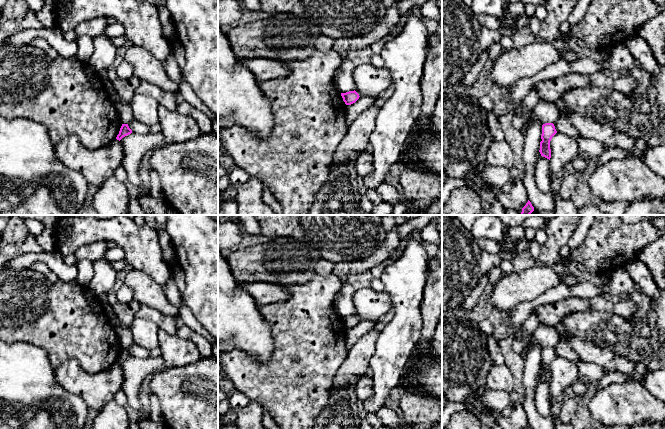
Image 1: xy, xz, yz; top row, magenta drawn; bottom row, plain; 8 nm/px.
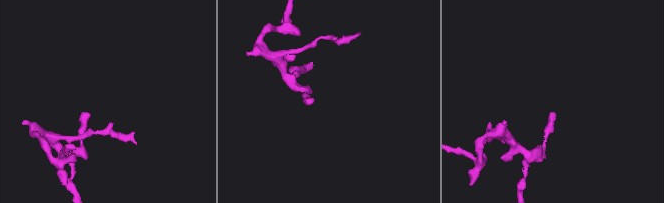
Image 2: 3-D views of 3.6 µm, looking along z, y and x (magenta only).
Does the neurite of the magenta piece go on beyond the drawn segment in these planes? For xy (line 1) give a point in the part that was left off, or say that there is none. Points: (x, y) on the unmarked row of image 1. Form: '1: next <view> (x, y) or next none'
1: next none

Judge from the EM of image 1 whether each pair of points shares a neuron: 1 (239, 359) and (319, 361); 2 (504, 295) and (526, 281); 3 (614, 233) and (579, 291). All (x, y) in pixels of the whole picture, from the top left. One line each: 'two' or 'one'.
1: one
2: one
3: two

